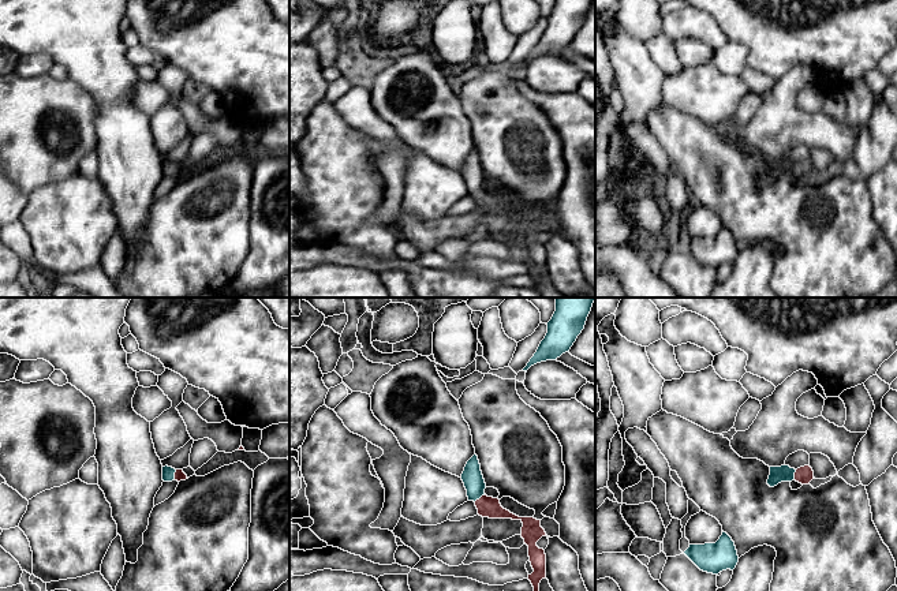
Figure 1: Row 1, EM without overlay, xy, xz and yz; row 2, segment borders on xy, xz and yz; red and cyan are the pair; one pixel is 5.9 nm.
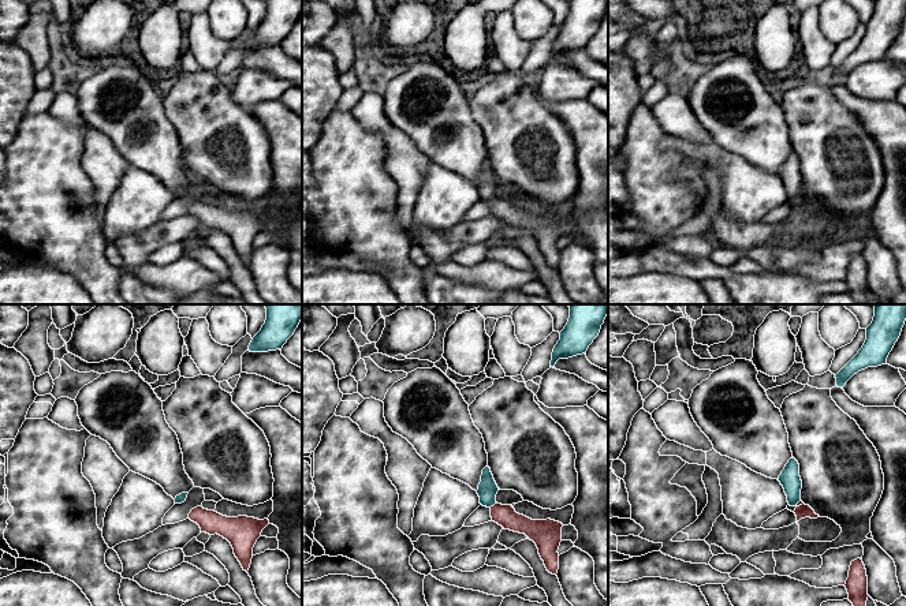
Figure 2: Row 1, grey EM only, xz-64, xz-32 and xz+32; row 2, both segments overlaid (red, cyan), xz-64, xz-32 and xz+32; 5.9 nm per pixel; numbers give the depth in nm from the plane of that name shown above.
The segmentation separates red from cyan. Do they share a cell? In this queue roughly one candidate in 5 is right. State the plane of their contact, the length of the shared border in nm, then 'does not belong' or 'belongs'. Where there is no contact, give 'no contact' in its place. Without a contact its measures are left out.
contact in xy; length 70 nm; belongs

